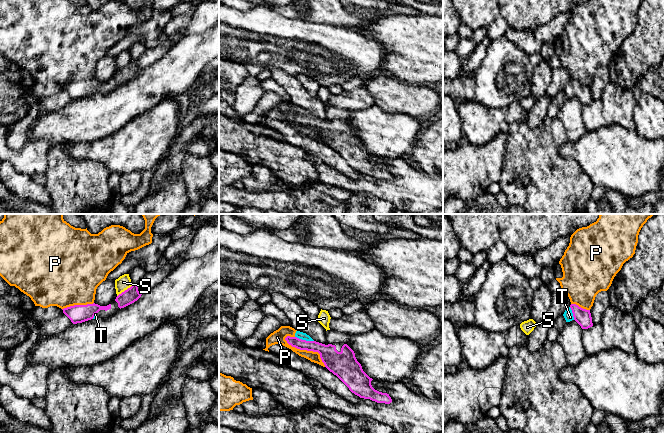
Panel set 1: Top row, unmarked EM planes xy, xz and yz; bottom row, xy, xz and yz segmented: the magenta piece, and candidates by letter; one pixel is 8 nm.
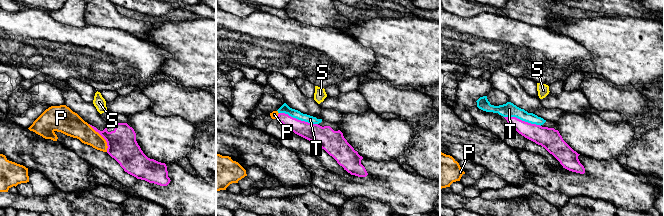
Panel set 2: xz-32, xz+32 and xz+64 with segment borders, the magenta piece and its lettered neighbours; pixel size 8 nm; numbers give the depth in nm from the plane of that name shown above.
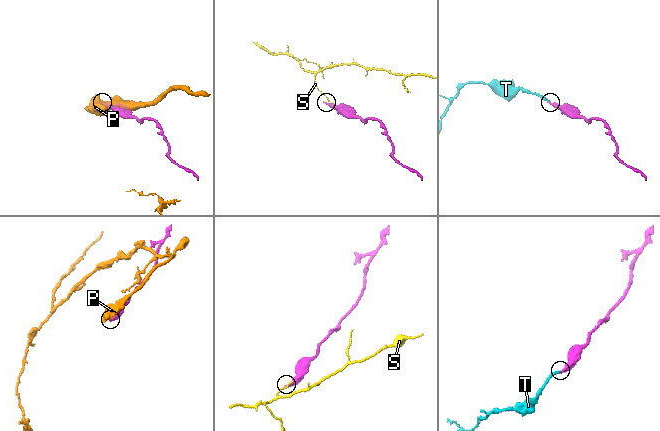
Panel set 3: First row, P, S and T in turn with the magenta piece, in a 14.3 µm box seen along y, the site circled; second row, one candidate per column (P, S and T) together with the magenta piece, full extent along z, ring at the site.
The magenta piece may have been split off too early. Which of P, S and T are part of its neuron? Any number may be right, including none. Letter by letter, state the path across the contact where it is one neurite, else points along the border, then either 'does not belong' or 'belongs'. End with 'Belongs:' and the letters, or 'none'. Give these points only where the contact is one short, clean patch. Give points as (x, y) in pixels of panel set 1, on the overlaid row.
P: does not belong
S: border along xy (132, 284), (117, 296); does not belong
T: runs through xz (329, 355), (304, 340), (298, 334); belongs
Belongs: T

